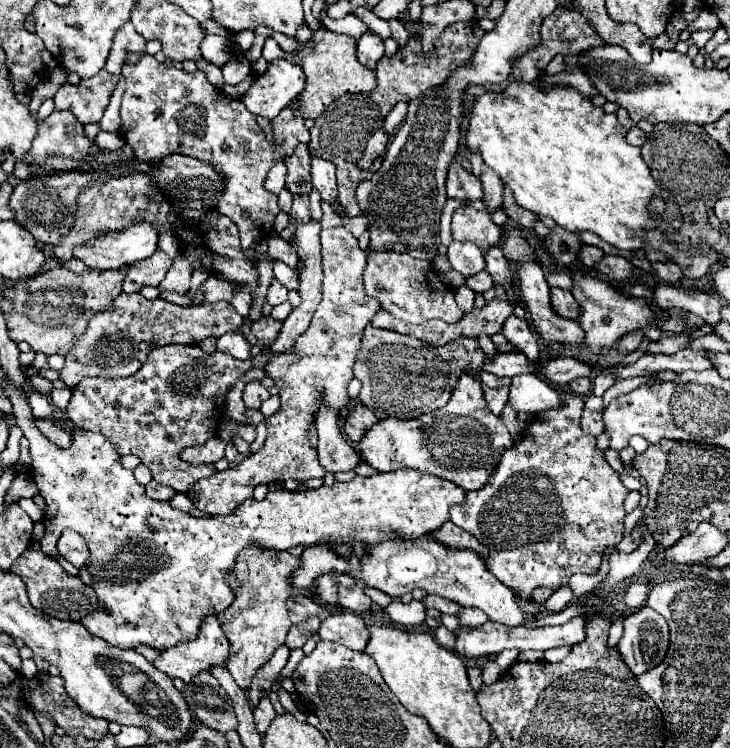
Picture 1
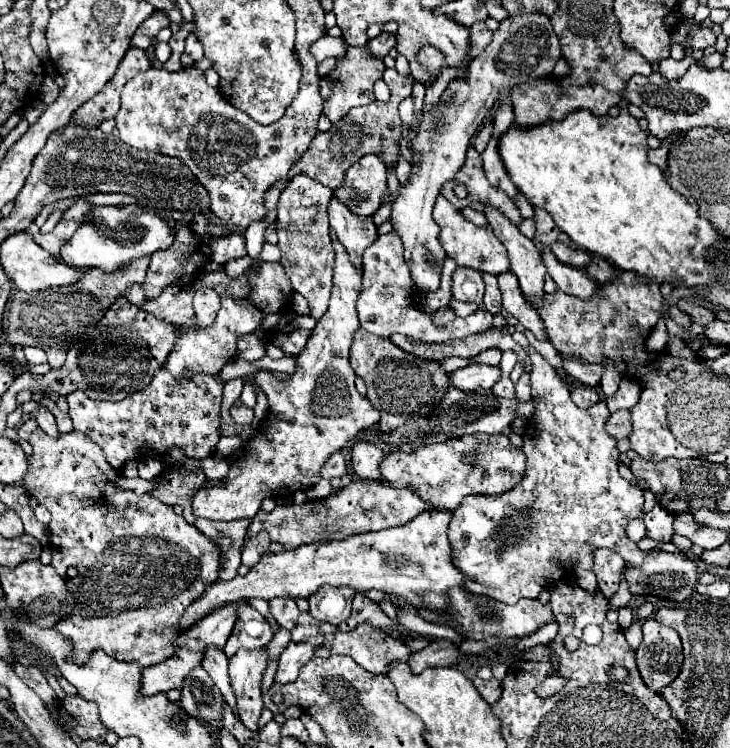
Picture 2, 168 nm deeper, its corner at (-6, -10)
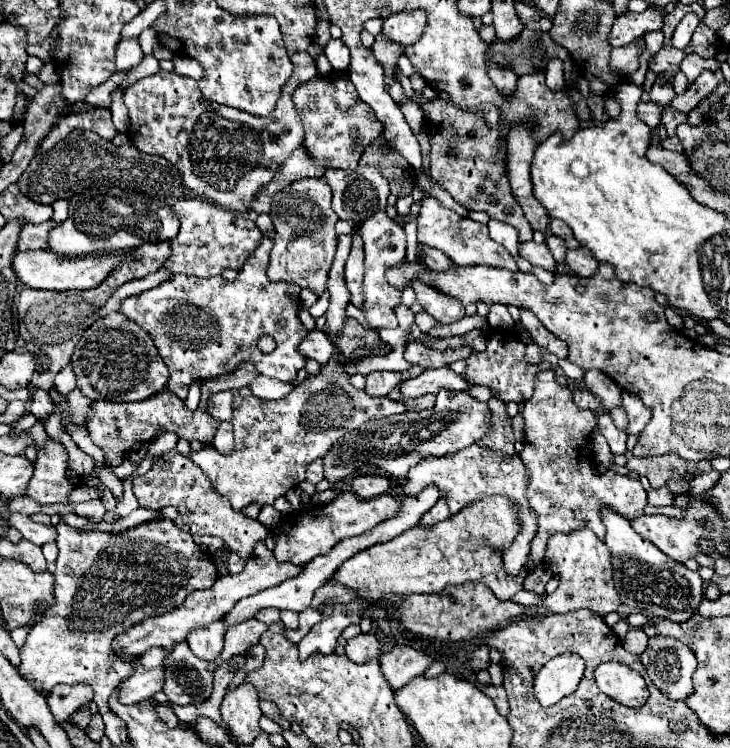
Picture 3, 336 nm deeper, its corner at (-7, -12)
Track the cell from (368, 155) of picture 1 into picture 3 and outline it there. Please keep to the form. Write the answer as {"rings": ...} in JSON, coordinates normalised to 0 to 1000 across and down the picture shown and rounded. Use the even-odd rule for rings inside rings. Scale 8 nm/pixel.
{"rings":[[[490,222],[485,230],[447,227],[444,238],[449,241],[449,246],[455,251],[455,278],[466,294],[482,294],[482,297],[493,299],[496,294],[501,294],[504,289],[518,283],[518,278],[529,278],[529,265],[534,259],[534,249],[532,249],[532,241],[510,222]]]}

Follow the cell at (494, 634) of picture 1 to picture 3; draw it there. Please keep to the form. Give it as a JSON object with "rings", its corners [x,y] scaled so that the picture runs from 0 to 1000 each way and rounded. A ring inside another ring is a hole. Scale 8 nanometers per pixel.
{"rings":[[[542,864],[537,872],[521,877],[521,896],[532,909],[537,922],[556,917],[564,906],[581,901],[581,896],[595,885],[592,877],[564,869],[559,864]]]}

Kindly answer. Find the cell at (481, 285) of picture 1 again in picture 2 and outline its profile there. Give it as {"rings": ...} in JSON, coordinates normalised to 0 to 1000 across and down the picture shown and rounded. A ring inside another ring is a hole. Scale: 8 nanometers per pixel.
{"rings":[[[626,358],[621,366],[621,398],[634,401],[634,404],[662,404],[662,390],[664,380],[659,372],[659,364],[645,361],[645,358]]]}

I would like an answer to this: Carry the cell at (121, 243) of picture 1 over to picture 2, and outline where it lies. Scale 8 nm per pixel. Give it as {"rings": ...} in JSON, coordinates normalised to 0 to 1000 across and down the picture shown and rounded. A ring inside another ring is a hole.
{"rings":[[[177,273],[168,278],[130,275],[127,286],[122,286],[122,297],[116,297],[116,302],[111,302],[111,307],[105,307],[105,313],[84,332],[84,345],[105,361],[136,358],[152,366],[188,345],[207,342],[221,332],[223,334],[232,332],[237,318],[240,313],[226,299],[226,294],[221,294],[212,286],[199,286],[185,273]]]}

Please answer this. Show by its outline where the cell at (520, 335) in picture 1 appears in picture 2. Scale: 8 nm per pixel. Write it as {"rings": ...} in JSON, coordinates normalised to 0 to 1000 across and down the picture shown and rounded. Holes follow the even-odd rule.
{"rings":[[[725,463],[725,479],[730,487],[727,516],[730,532],[738,537],[730,559],[719,570],[716,604],[722,610],[722,631],[716,642],[684,663],[642,663],[621,684],[615,701],[615,722],[621,725],[623,757],[642,773],[656,778],[656,794],[670,797],[681,805],[705,807],[714,799],[736,799],[741,789],[777,775],[785,762],[812,762],[812,741],[821,733],[842,735],[859,754],[878,757],[895,735],[881,738],[867,722],[859,719],[859,701],[873,693],[881,679],[878,652],[862,647],[851,639],[845,628],[845,588],[829,578],[829,561],[834,548],[829,535],[812,540],[810,545],[793,545],[763,503],[760,492],[749,487],[741,473]]]}

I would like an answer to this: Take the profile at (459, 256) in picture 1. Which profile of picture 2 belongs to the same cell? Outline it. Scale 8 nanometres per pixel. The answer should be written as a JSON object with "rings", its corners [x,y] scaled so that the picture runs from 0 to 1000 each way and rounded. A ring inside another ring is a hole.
{"rings":[[[662,364],[659,369],[662,369],[664,382],[667,382],[667,398],[662,398],[664,414],[673,417],[673,420],[684,420],[689,414],[689,409],[686,409],[686,390],[684,390],[684,382],[681,382],[681,369],[667,366],[667,364]]]}

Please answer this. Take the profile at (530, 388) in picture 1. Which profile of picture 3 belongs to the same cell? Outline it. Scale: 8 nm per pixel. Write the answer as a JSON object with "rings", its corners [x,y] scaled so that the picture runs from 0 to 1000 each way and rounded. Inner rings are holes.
{"rings":[[[605,521],[600,527],[597,545],[584,551],[556,551],[545,556],[529,556],[518,561],[504,561],[493,572],[468,583],[441,612],[444,639],[458,652],[466,642],[482,636],[482,623],[507,620],[521,626],[537,639],[556,642],[559,628],[586,610],[614,610],[622,607],[671,575],[671,553],[666,537],[644,532],[638,524]]]}

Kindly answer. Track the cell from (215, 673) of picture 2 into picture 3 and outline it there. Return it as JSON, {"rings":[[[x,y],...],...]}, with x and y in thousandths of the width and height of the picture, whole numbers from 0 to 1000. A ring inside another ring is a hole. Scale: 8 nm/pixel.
{"rings":[[[301,826],[285,837],[274,837],[258,845],[255,858],[271,880],[296,882],[307,864],[307,848],[310,848],[310,837],[307,837],[307,829]]]}

